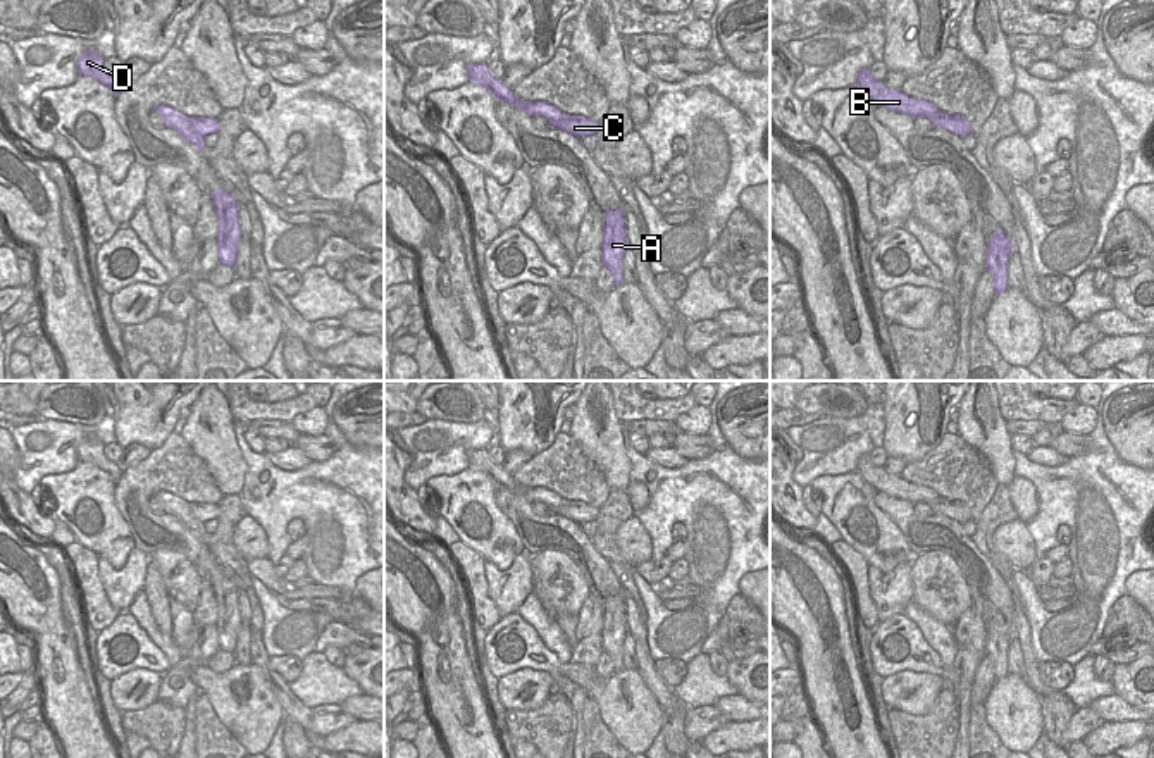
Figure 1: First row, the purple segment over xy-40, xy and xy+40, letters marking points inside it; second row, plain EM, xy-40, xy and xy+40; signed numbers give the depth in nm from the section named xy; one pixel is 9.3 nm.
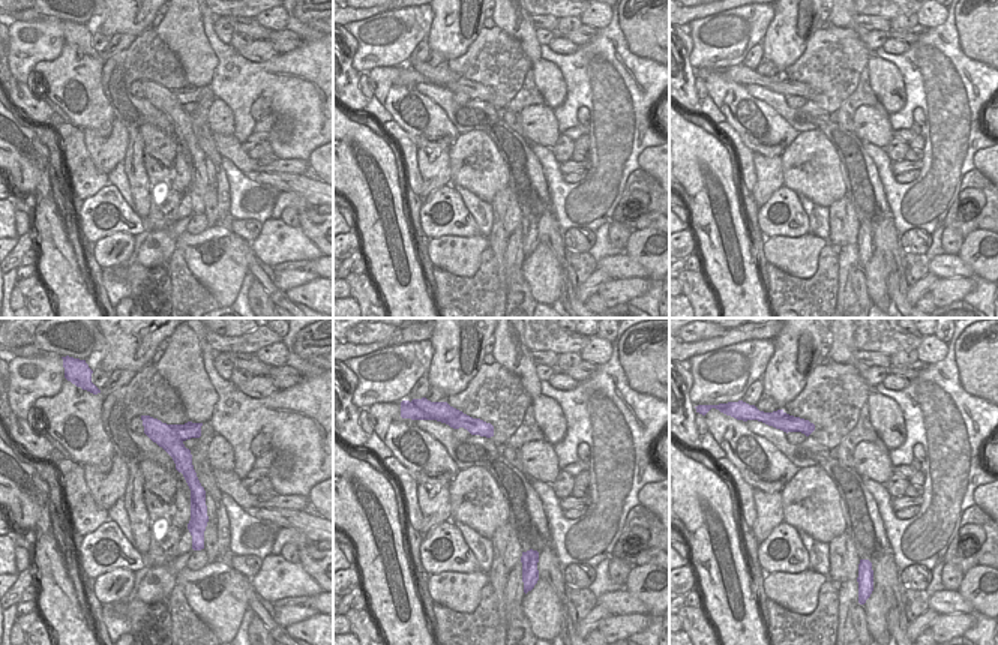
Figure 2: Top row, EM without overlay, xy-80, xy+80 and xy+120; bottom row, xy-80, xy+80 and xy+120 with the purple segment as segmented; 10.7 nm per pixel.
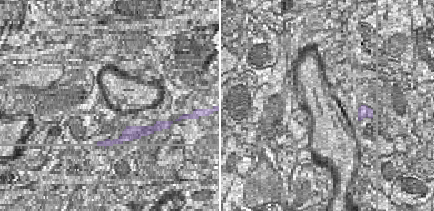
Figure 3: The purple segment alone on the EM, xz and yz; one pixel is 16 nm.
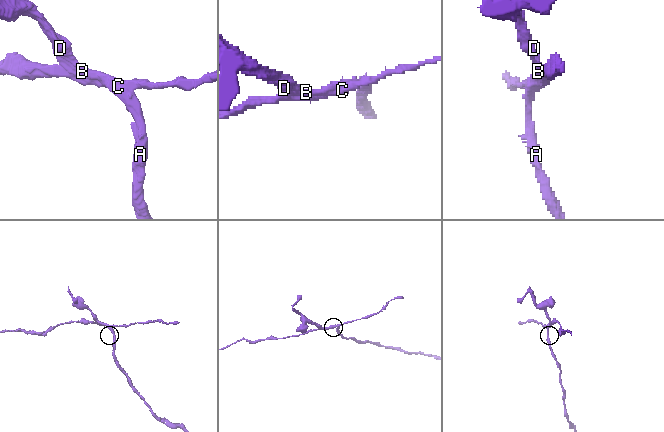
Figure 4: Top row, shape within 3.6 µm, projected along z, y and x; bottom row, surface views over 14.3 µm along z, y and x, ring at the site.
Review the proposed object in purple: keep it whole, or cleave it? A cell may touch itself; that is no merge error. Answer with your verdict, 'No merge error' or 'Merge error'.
Merge error.

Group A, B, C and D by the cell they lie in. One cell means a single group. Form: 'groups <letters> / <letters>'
groups A B D / C

